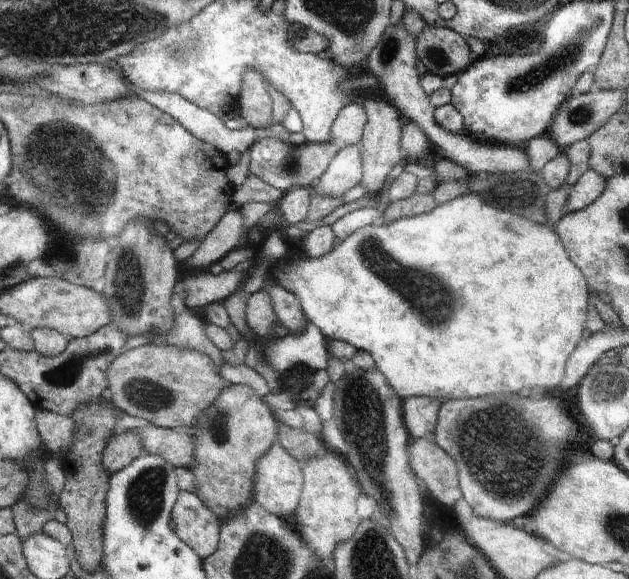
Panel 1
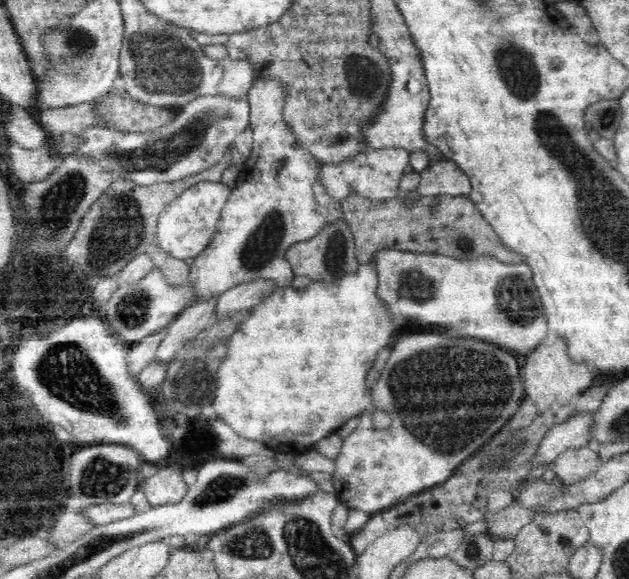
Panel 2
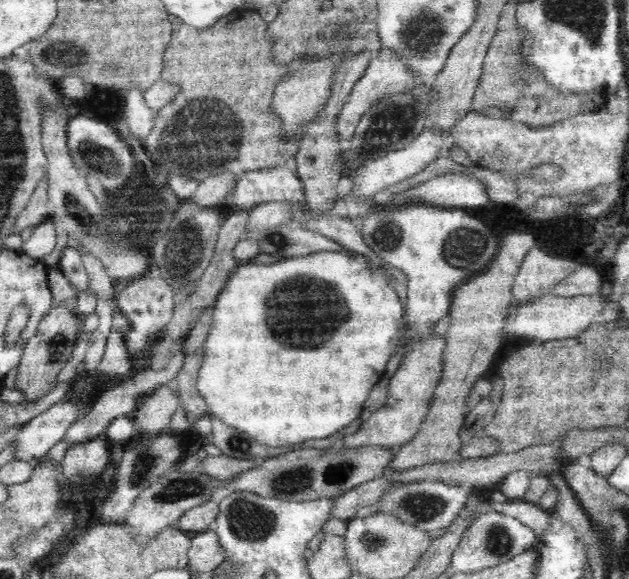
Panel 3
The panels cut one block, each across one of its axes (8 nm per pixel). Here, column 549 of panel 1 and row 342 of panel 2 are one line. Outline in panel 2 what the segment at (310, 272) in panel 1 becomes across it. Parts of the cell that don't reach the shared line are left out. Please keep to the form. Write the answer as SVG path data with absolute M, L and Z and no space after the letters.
M370 260L367 263L359 263L356 274L346 274L344 278L327 284L326 282L314 282L300 290L300 288L278 288L271 295L270 298L265 298L260 304L253 306L249 310L249 317L243 320L240 325L240 330L234 332L232 336L229 336L230 342L225 342L228 346L228 352L226 353L226 360L220 363L217 374L217 389L215 390L215 397L212 401L211 407L216 411L217 416L222 418L222 421L226 425L230 426L234 432L237 432L242 438L248 438L248 440L258 440L258 442L264 442L270 450L275 452L286 452L286 454L298 455L306 451L312 450L312 446L318 440L330 436L338 429L340 429L351 418L354 418L356 414L364 414L364 412L372 413L372 421L374 426L380 429L382 432L386 432L392 425L390 415L380 408L376 408L372 404L372 396L370 396L370 390L366 388L366 376L368 376L368 370L374 366L376 362L376 356L378 352L390 344L392 340L392 334L394 334L394 328L398 328L400 324L405 324L402 321L398 321L390 311L388 307L380 301L378 297L379 275L376 268L374 268L374 260Z

